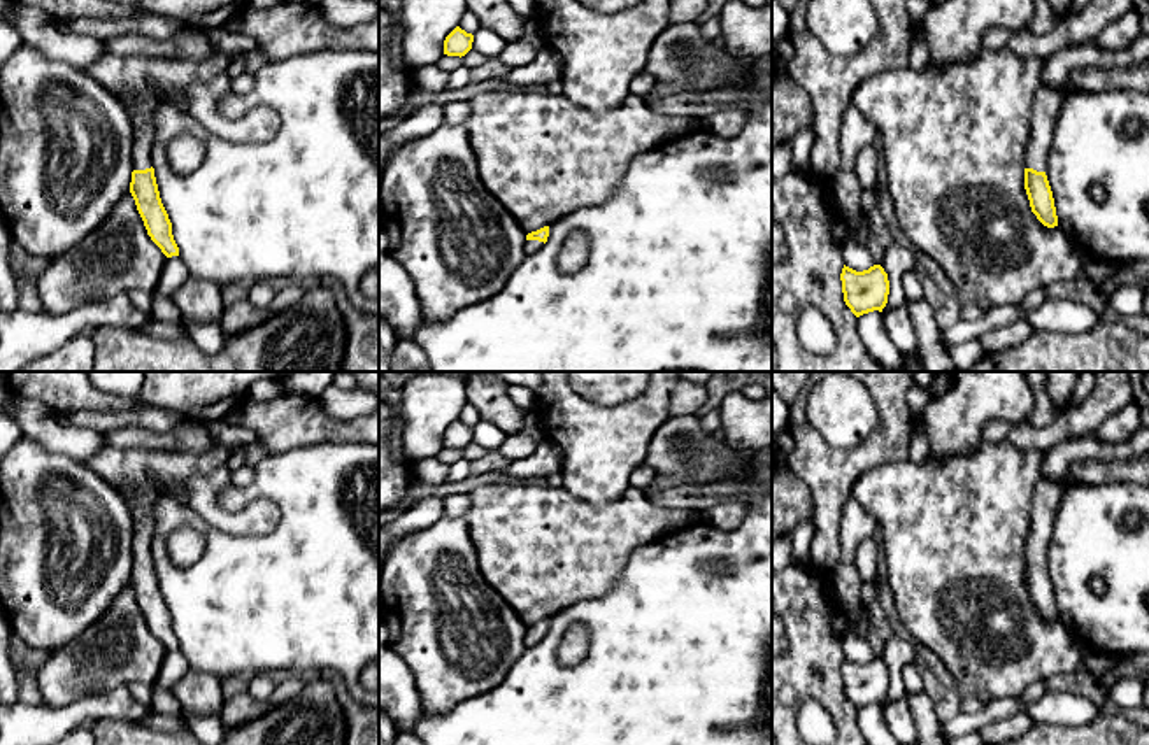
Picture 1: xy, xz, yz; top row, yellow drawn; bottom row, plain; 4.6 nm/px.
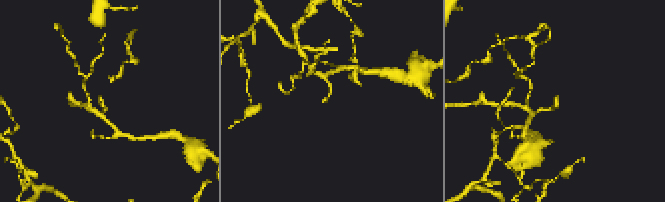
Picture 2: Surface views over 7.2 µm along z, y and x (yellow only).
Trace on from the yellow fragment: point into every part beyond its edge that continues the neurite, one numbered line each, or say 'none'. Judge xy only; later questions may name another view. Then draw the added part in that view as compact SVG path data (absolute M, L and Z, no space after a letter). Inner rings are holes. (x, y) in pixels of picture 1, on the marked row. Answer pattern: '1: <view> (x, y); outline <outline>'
1: xy (141, 114); outline M142 95L135 105L126 112L130 114L130 123L133 128L133 147L132 161L133 170L146 170L153 167L151 151L156 142L153 114L156 109L156 100Z

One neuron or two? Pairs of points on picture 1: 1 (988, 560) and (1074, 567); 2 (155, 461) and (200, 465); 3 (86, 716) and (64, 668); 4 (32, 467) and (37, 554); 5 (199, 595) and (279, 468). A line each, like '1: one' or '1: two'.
1: two
2: one
3: two
4: one
5: one

